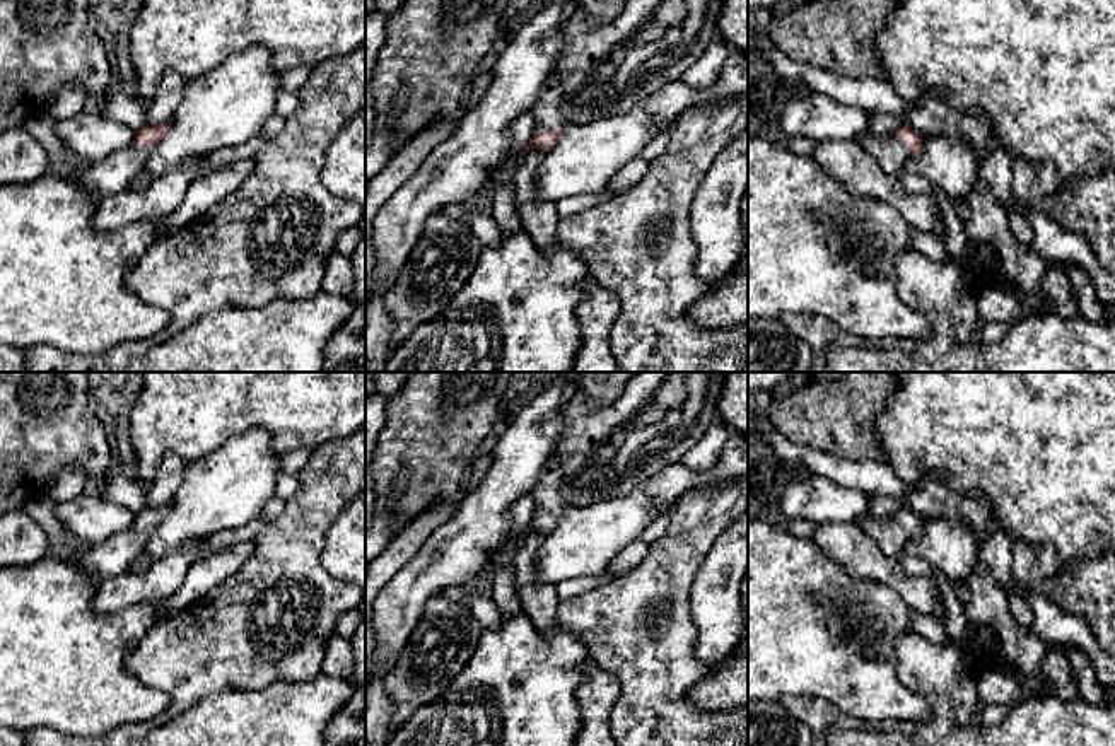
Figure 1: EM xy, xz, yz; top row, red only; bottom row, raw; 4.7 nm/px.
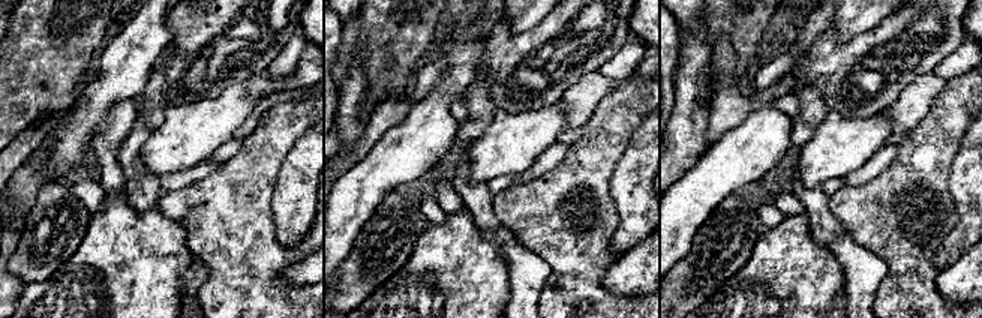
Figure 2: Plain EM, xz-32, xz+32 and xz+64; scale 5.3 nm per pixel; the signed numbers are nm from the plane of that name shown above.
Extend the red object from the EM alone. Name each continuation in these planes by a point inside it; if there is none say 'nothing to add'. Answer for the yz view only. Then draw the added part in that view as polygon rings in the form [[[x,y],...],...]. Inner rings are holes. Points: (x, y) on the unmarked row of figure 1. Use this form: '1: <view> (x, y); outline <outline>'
1: yz (888, 533); outline [[[866,512],[855,522],[876,539],[886,557],[900,560],[910,534],[895,517],[876,517]]]

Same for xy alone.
1: xy (115, 555); outline [[[131,524],[125,533],[90,546],[73,558],[73,563],[97,586],[108,577],[128,572],[131,563],[145,555],[152,529]]]

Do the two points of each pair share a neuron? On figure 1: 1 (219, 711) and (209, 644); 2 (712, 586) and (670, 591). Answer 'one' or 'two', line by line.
1: two
2: two

